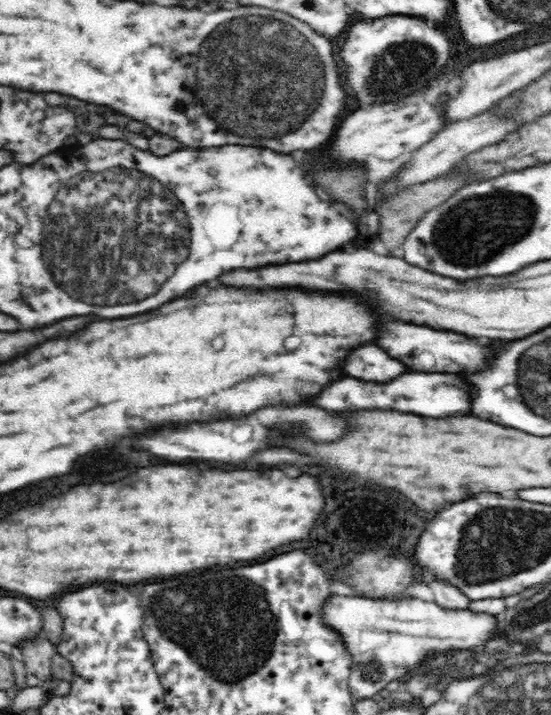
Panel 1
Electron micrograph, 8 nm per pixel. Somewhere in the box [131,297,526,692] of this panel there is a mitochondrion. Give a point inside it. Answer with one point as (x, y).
(225, 622)

